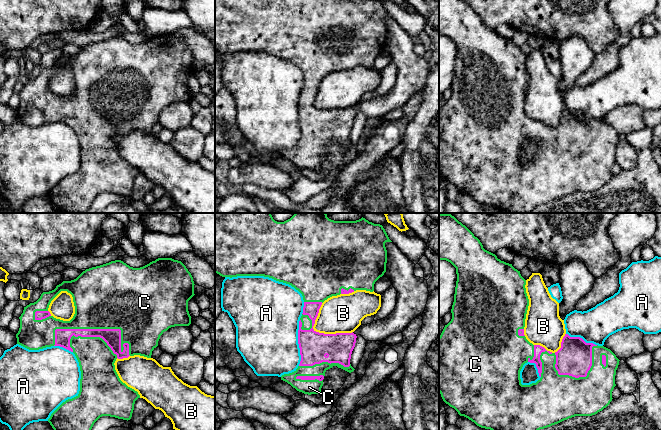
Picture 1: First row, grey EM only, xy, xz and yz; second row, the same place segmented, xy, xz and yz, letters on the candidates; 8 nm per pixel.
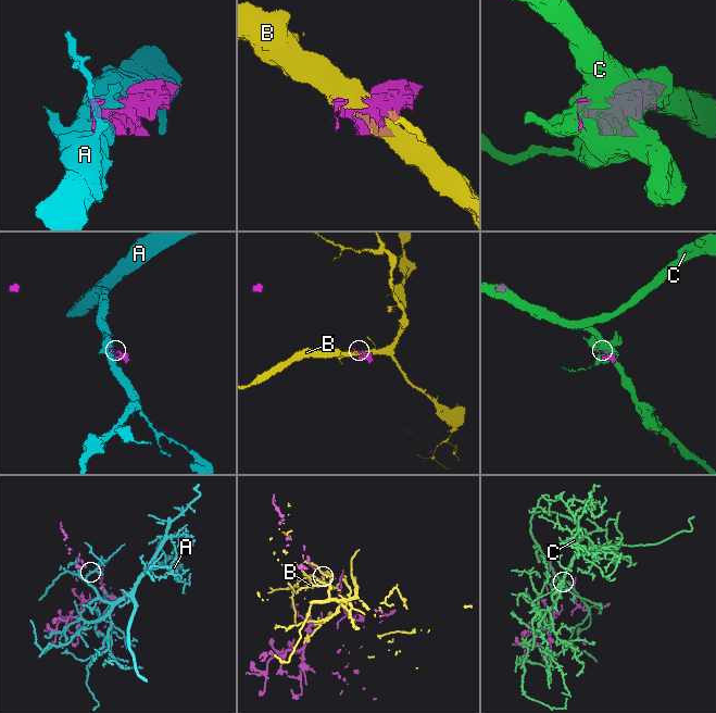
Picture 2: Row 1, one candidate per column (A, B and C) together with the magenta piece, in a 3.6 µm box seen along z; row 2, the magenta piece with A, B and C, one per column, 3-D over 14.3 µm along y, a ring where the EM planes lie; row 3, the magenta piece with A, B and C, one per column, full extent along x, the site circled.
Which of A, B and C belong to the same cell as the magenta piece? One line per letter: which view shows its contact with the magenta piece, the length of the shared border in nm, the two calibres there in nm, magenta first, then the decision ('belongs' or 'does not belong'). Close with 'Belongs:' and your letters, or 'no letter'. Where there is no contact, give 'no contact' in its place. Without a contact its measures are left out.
A: meets magenta in xz; contact 360 nm long; 240 nm thick on the magenta side, 480 nm on the other; does not belong
B: meets magenta in xz; contact 340 nm long; 240 nm thick on the magenta side, 300 nm on the other; does not belong
C: meets magenta in xy; contact 650 nm long; 140 nm thick on the magenta side, 480 nm on the other; belongs
Belongs: C

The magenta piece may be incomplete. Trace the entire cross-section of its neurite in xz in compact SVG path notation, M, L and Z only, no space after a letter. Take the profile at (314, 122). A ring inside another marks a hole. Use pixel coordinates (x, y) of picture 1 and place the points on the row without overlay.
M215 0L215 49L222 53L237 53L237 52L264 52L272 54L276 57L283 58L291 61L296 66L298 66L304 76L303 89L299 97L298 106L298 120L300 124L301 137L298 144L289 150L284 150L281 152L281 156L290 160L297 167L304 170L320 170L321 164L323 162L323 155L325 148L337 142L349 149L353 148L355 145L350 140L351 130L356 119L356 110L352 109L336 109L336 110L324 110L316 108L313 105L315 96L318 92L319 85L322 79L332 72L337 72L340 70L349 70L356 66L366 66L373 68L375 58L384 51L386 48L387 39L387 26L385 23L386 18L392 18L385 5L380 0Z

